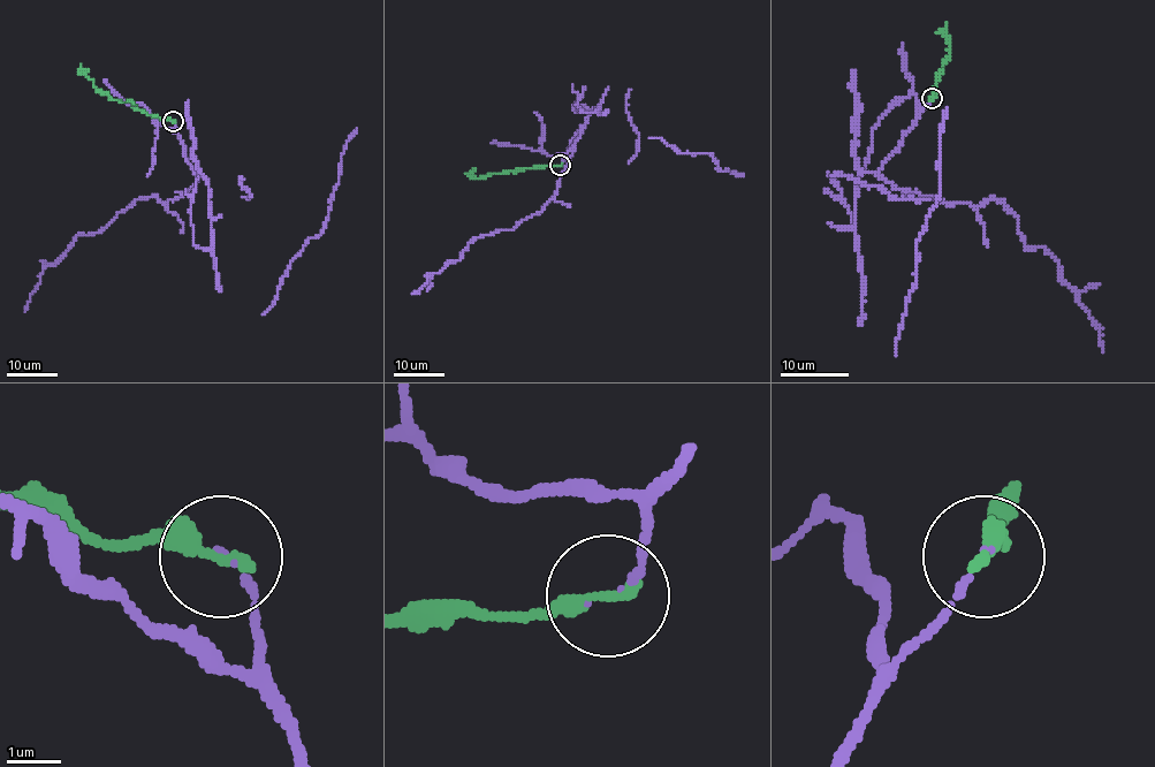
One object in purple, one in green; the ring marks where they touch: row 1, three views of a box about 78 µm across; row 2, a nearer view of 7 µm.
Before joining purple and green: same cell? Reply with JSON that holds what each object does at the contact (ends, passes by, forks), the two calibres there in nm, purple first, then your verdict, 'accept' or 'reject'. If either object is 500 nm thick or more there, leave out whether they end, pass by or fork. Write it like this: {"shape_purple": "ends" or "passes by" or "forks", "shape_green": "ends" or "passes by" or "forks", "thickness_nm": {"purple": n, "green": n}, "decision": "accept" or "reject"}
{"shape_purple": "ends", "shape_green": "ends", "thickness_nm": {"purple": 100, "green": 340}, "decision": "reject"}

